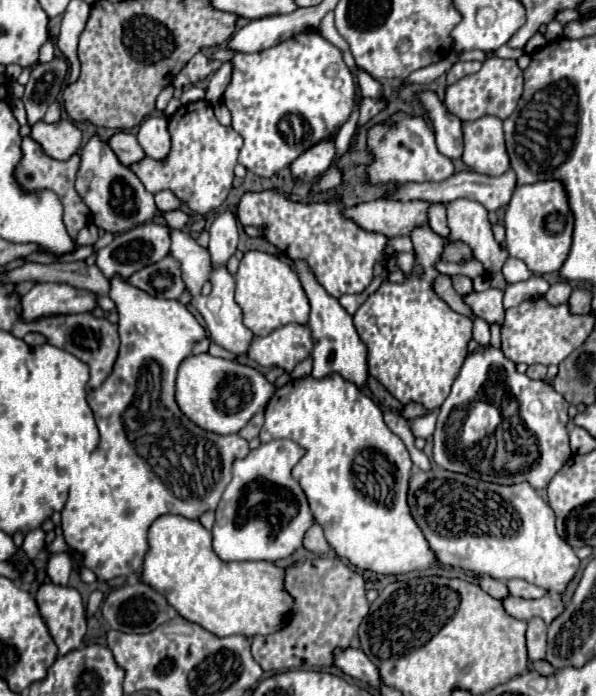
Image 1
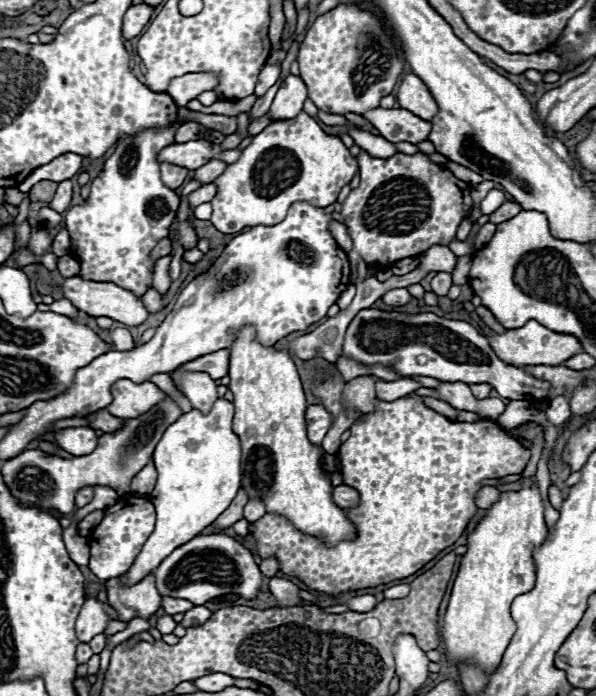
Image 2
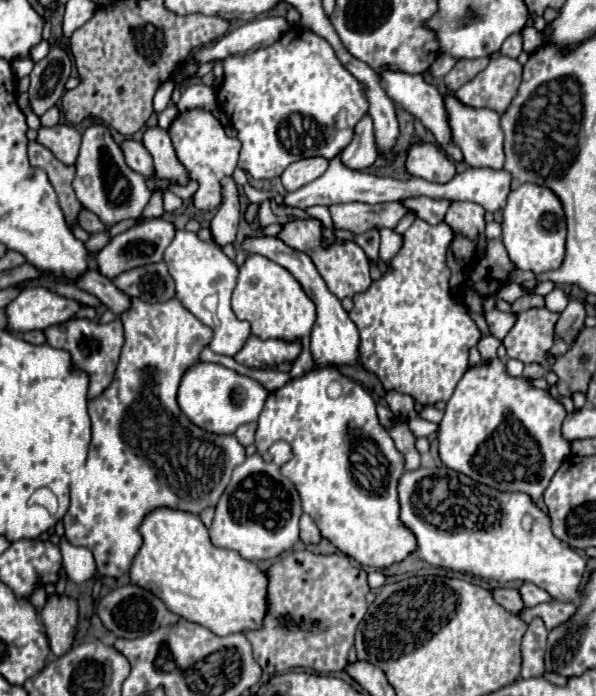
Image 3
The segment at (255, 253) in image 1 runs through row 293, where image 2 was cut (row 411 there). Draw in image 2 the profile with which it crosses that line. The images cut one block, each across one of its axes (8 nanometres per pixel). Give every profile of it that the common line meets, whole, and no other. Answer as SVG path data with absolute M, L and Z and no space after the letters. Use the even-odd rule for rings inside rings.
M242 326L236 332L236 340L230 346L230 390L234 394L234 432L240 436L242 442L242 486L246 488L248 496L260 496L266 502L266 512L288 516L288 520L302 532L312 536L322 536L326 542L336 544L356 536L356 528L348 522L342 508L332 502L332 484L324 476L320 468L322 450L310 444L306 436L306 398L302 390L302 382L296 370L294 360L286 350L278 350L274 346L262 346L256 340L254 326ZM248 428L254 428L254 436L248 436Z

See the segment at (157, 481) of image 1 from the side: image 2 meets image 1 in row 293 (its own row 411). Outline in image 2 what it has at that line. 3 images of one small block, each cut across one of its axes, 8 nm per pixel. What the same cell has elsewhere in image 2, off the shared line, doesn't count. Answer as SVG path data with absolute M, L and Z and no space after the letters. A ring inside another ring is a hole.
M124 378L112 384L112 398L114 400L108 406L110 414L116 414L118 418L136 418L136 414L144 414L144 410L150 410L160 402L164 392L152 382L132 382Z

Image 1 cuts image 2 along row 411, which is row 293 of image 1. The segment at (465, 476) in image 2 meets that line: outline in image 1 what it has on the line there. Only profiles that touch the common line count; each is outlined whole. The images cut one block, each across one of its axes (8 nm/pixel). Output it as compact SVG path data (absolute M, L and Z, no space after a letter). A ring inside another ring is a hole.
M424 226L412 232L412 242L416 248L412 276L406 276L402 284L382 282L354 314L354 326L360 340L368 346L370 376L374 376L402 406L416 402L432 412L442 406L464 364L468 340L472 338L472 322L454 312L430 288L438 274L434 264L440 260L444 240L434 234L430 226Z

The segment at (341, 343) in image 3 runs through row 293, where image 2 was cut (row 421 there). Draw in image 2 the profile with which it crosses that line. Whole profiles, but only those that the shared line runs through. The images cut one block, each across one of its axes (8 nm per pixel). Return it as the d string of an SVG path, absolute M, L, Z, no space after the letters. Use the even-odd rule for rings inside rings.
M312 404L306 408L306 432L308 432L308 440L314 446L322 444L322 438L326 436L330 424L332 424L332 416L326 412L324 406Z

